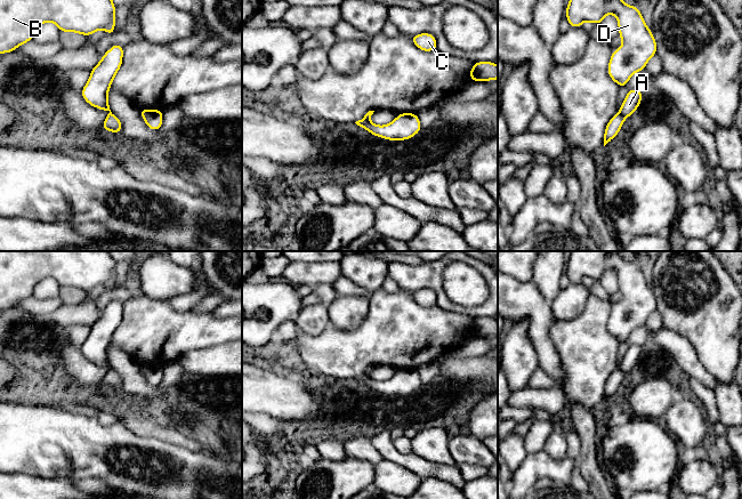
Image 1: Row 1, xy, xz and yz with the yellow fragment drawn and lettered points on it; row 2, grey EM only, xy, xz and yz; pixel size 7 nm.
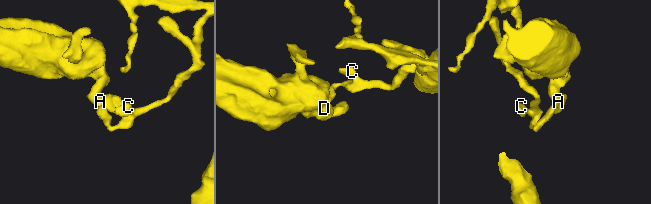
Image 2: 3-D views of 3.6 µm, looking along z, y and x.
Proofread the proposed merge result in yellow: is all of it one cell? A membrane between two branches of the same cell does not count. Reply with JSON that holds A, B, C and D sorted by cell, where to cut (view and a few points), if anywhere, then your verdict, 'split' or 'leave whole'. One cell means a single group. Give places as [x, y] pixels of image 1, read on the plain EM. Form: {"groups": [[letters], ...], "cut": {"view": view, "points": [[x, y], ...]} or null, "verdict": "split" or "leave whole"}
{"groups": [["A", "B", "D"], ["C"]], "cut": {"view": "yz", "points": [[619, 368], [623, 373]]}, "verdict": "split"}

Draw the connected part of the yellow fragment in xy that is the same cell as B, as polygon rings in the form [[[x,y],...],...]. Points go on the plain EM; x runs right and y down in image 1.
[[[0,251],[0,309],[13,308],[21,300],[32,297],[34,287],[46,277],[54,277],[61,288],[89,292],[98,285],[105,285],[113,291],[115,265],[111,251]]]

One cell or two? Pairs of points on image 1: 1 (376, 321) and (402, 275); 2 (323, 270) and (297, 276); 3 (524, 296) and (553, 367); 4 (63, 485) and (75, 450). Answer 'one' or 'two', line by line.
1: two
2: one
3: one
4: two

